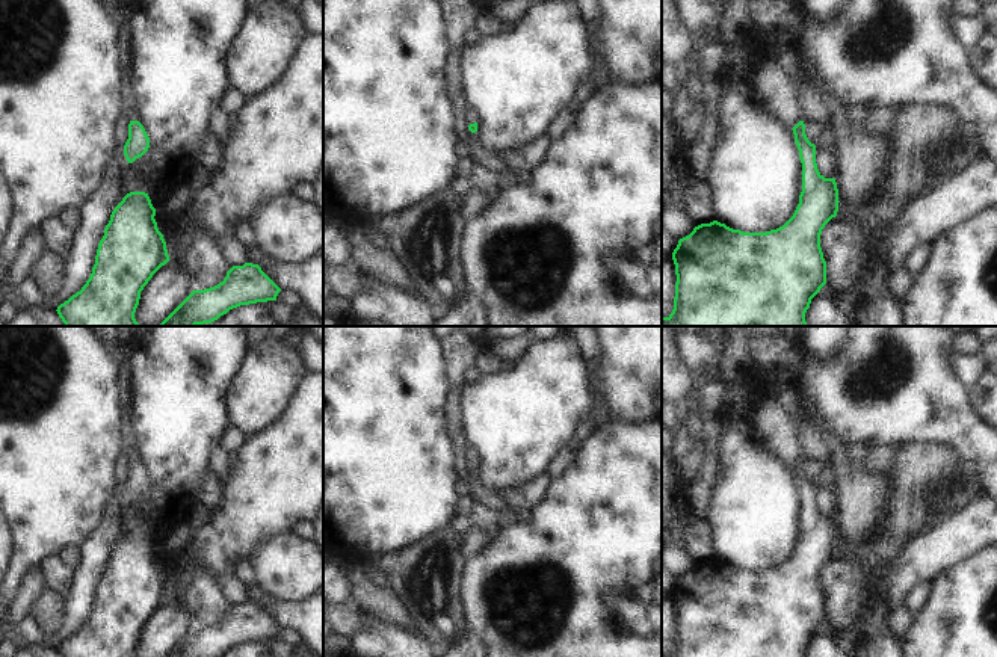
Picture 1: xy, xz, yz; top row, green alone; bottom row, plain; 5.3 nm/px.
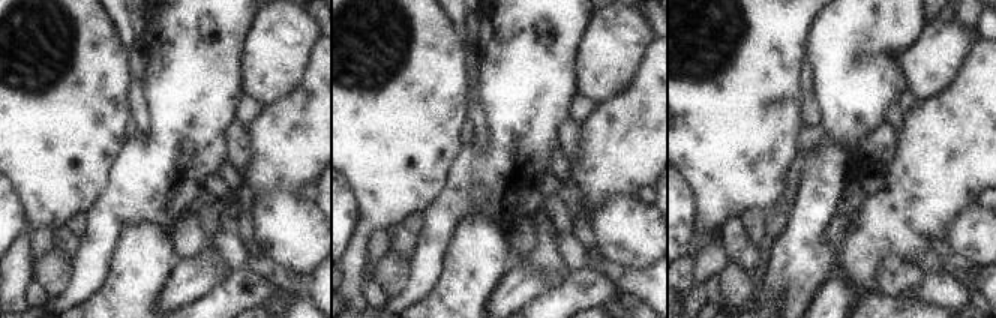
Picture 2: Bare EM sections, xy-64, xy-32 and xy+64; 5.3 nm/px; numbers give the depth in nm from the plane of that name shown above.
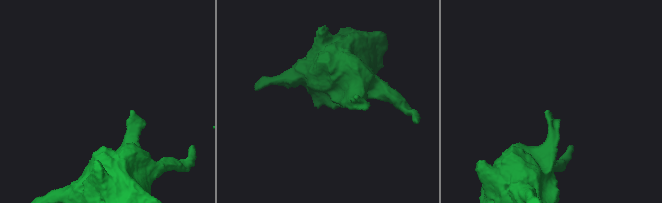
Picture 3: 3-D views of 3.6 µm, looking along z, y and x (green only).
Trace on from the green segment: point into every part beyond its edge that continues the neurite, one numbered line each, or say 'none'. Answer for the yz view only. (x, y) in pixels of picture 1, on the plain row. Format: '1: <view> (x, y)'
1: yz (774, 419).

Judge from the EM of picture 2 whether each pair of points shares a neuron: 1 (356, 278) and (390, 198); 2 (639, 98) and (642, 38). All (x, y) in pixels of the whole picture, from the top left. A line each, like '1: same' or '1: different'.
1: same
2: different

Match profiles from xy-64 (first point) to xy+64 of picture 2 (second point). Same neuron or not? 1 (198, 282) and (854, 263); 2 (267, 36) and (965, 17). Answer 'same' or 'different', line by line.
1: different
2: different

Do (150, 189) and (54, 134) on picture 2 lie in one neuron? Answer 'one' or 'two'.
two

